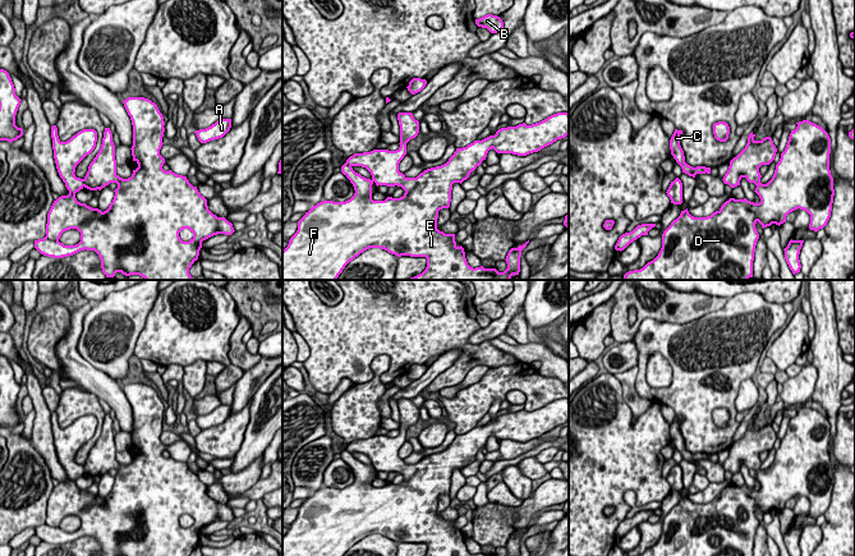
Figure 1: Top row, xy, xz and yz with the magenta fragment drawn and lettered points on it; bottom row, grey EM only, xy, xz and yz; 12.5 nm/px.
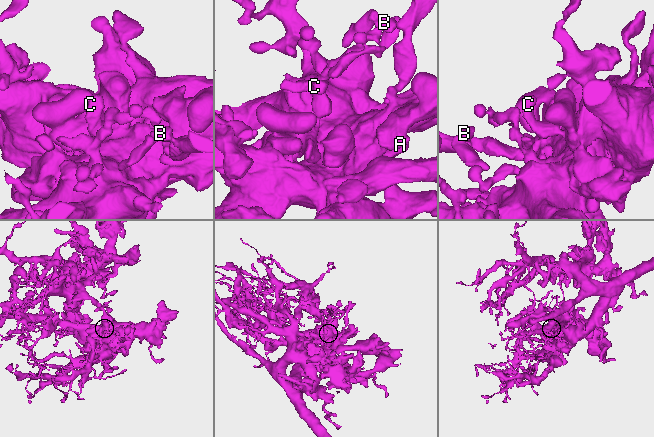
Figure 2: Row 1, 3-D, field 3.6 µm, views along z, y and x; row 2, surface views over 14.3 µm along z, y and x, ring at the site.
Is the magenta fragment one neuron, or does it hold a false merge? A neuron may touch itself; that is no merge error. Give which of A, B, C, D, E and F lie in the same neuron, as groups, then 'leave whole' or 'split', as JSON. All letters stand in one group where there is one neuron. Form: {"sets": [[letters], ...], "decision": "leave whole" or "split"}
{"sets": [["A", "B", "C", "D", "E", "F"]], "decision": "leave whole"}

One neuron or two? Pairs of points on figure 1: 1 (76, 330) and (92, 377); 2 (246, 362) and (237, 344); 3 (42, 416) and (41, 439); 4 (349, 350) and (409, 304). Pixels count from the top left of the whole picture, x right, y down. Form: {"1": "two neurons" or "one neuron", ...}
{"1": "one neuron", "2": "one neuron", "3": "one neuron", "4": "one neuron"}

